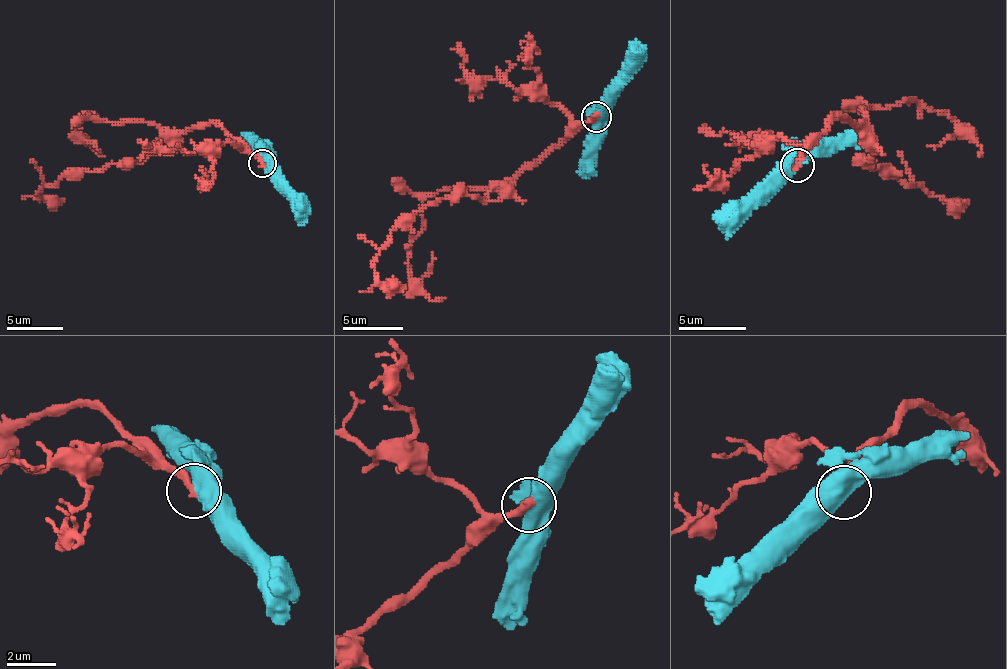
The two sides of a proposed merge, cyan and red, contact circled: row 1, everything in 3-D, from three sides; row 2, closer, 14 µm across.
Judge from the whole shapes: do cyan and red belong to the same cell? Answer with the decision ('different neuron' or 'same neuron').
different neuron

